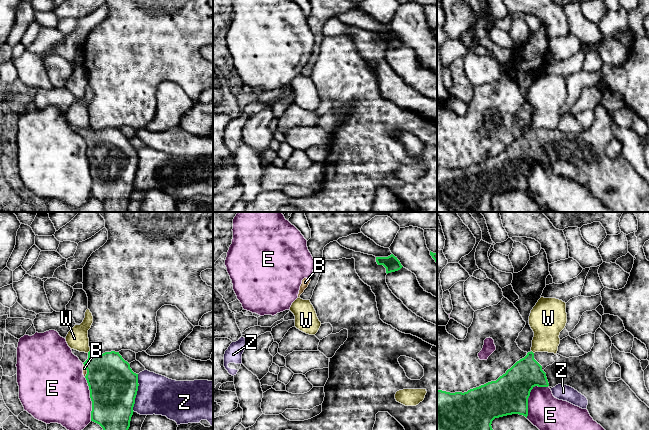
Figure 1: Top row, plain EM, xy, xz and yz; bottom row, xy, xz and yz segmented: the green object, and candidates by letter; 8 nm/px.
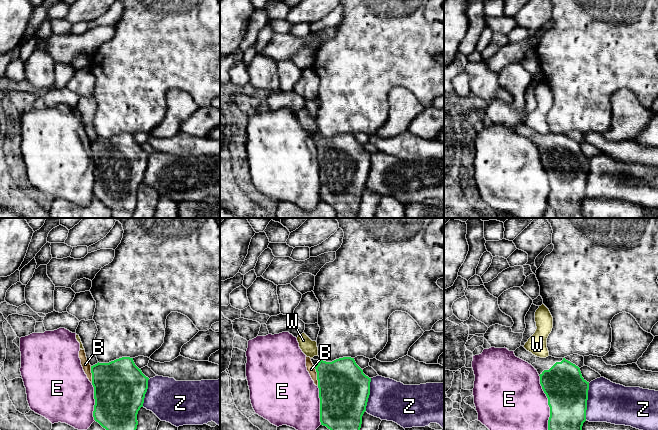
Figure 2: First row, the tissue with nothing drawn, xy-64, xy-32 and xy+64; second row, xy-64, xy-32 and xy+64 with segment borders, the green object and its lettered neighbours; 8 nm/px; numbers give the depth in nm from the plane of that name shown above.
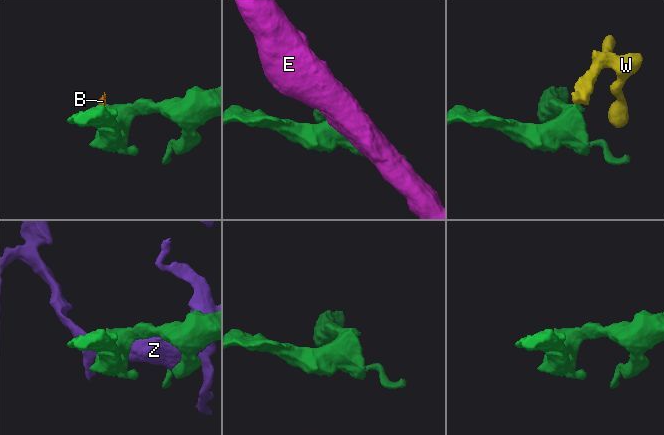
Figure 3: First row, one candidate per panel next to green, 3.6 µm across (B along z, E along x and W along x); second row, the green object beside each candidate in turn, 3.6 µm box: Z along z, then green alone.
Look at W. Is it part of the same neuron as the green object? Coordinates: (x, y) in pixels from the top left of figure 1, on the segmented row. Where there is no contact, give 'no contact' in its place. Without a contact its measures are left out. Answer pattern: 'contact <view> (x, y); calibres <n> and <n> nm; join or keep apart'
contact yz (532, 352); calibres 240 and 240 nm; keep apart

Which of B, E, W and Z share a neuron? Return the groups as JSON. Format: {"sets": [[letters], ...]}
{"sets": [["B", "E"], ["W"], ["Z"]]}

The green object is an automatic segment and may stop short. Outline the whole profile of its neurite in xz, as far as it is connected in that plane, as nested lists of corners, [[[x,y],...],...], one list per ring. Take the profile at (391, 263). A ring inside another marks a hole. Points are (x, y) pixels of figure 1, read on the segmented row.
[[[393,254],[388,257],[376,257],[376,262],[378,265],[383,265],[386,268],[387,274],[398,271],[403,267]]]

